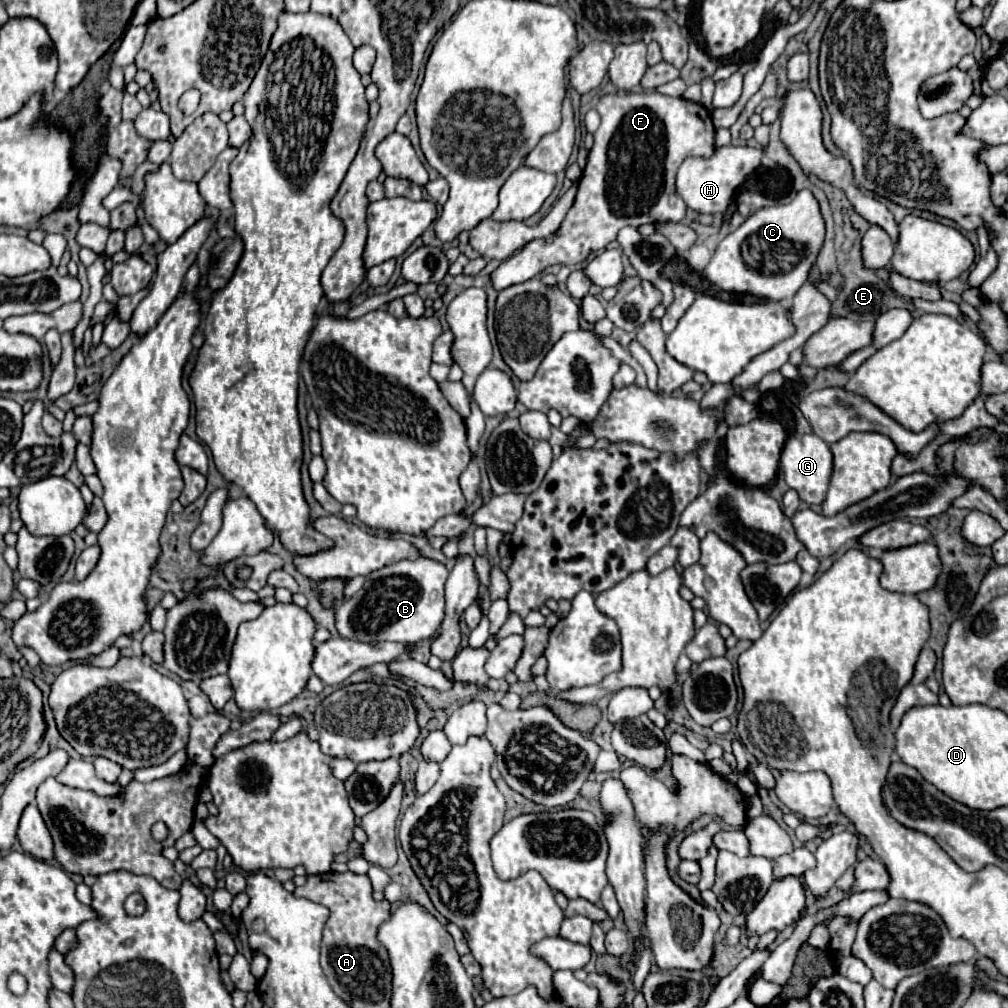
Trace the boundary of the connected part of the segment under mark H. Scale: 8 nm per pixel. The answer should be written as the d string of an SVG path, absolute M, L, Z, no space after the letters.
M727 145L717 147L709 159L687 157L677 171L677 195L697 213L725 213L735 191L743 185L747 175L761 167L761 159L767 155L761 147L751 145Z

